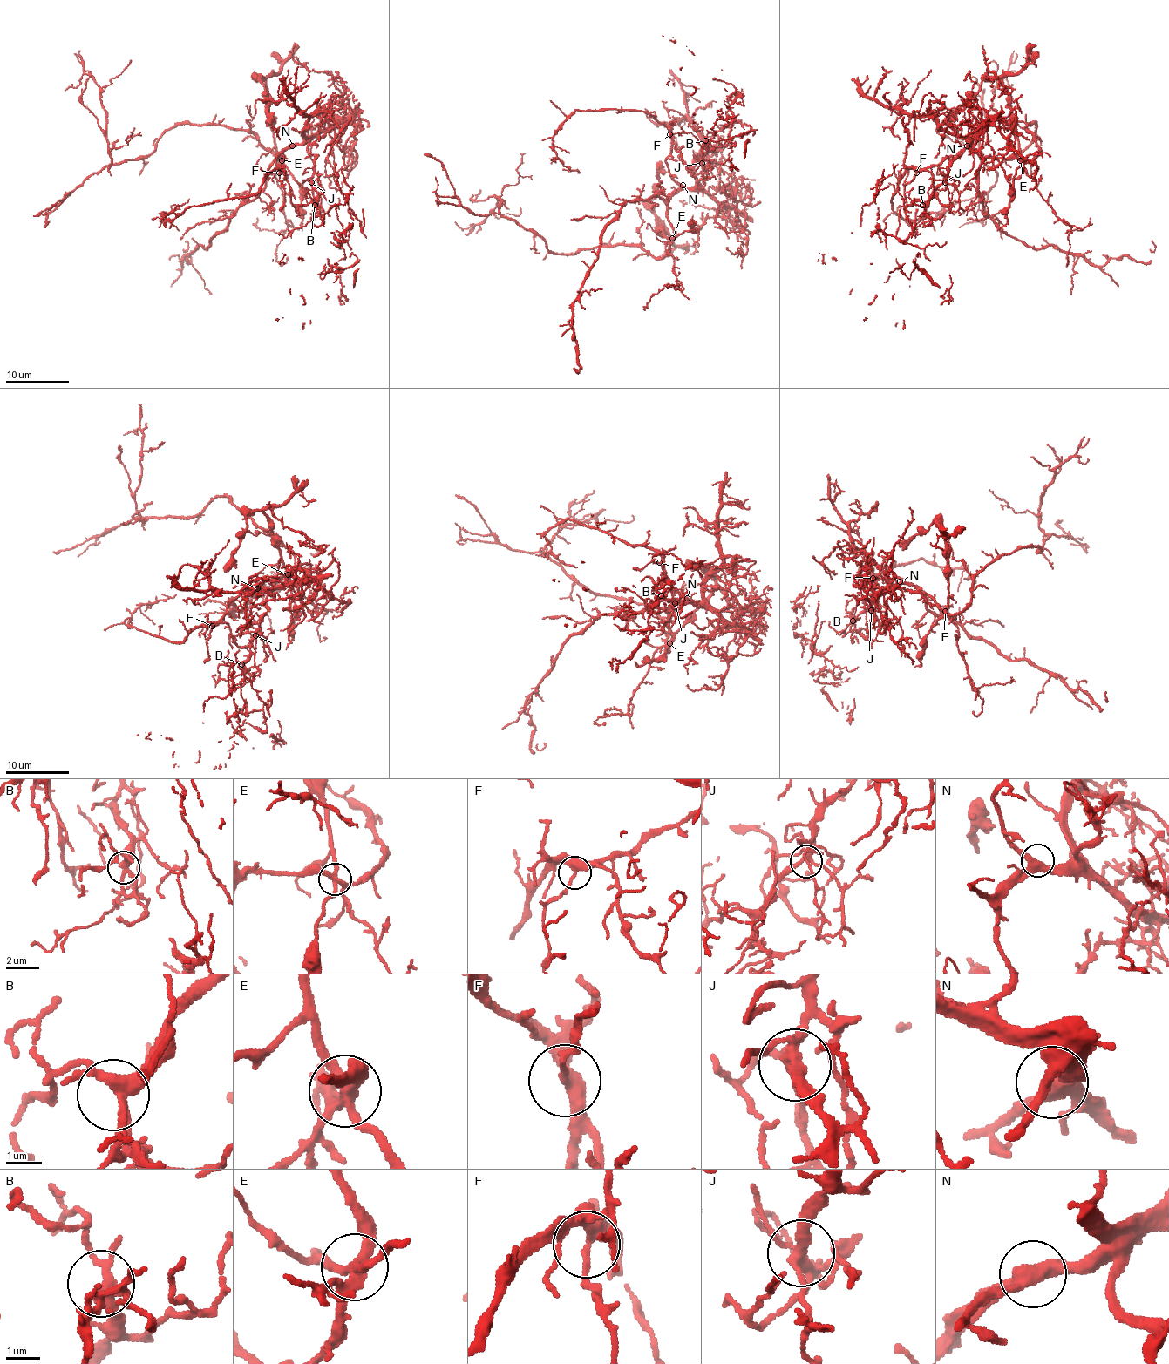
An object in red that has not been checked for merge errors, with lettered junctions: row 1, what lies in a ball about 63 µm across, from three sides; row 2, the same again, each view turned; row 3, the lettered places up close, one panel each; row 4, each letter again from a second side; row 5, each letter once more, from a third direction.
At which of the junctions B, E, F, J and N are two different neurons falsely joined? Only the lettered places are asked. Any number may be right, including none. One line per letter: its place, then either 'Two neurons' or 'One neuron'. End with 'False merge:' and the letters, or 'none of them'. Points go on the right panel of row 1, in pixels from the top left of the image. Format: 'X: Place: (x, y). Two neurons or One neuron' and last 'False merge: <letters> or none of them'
B: Place: (922, 205). One neuron
E: Place: (1020, 160). Two neurons
F: Place: (916, 173). One neuron
J: Place: (945, 182). One neuron
N: Place: (967, 145). One neuron
False merge: E

